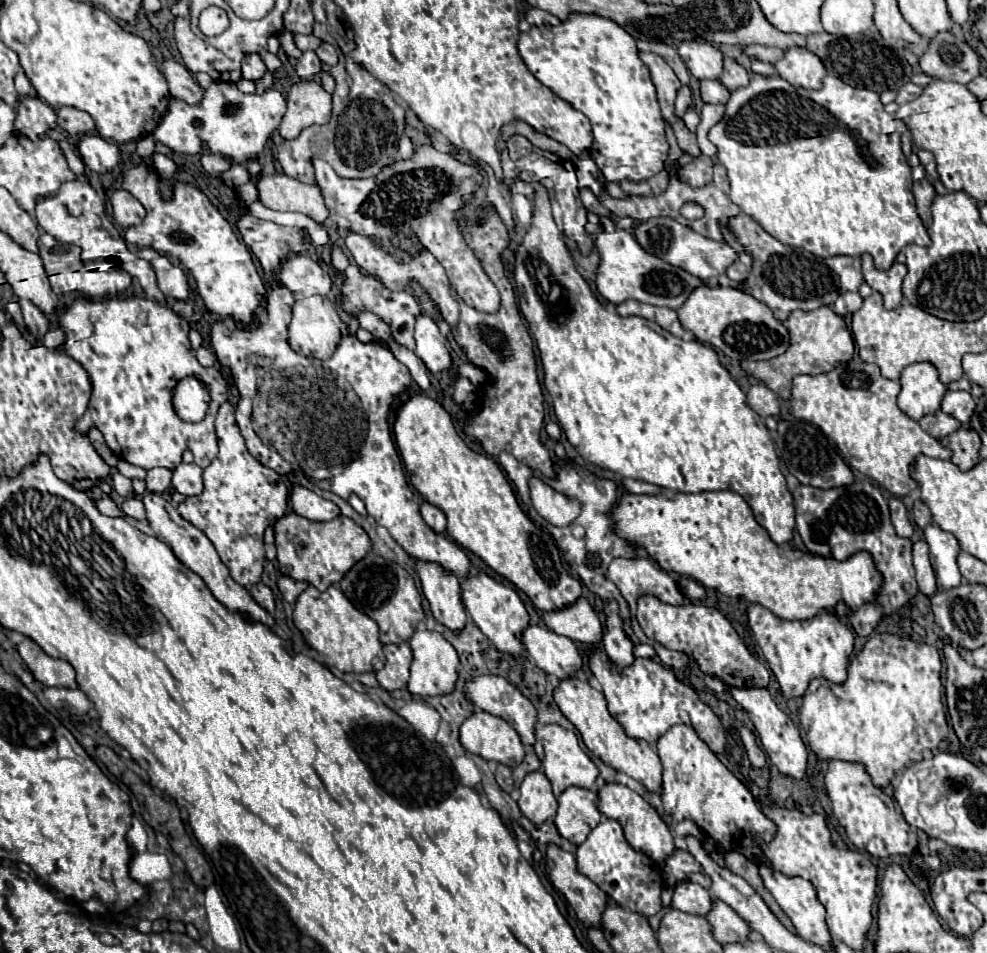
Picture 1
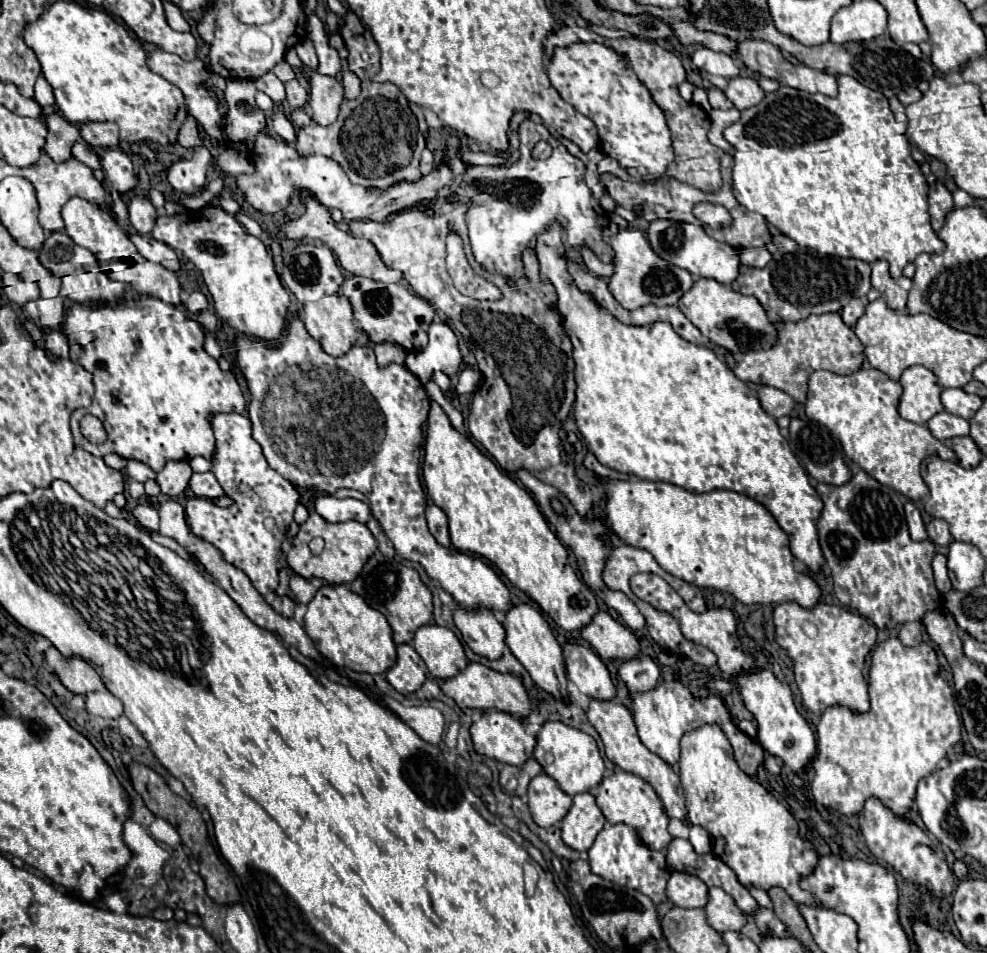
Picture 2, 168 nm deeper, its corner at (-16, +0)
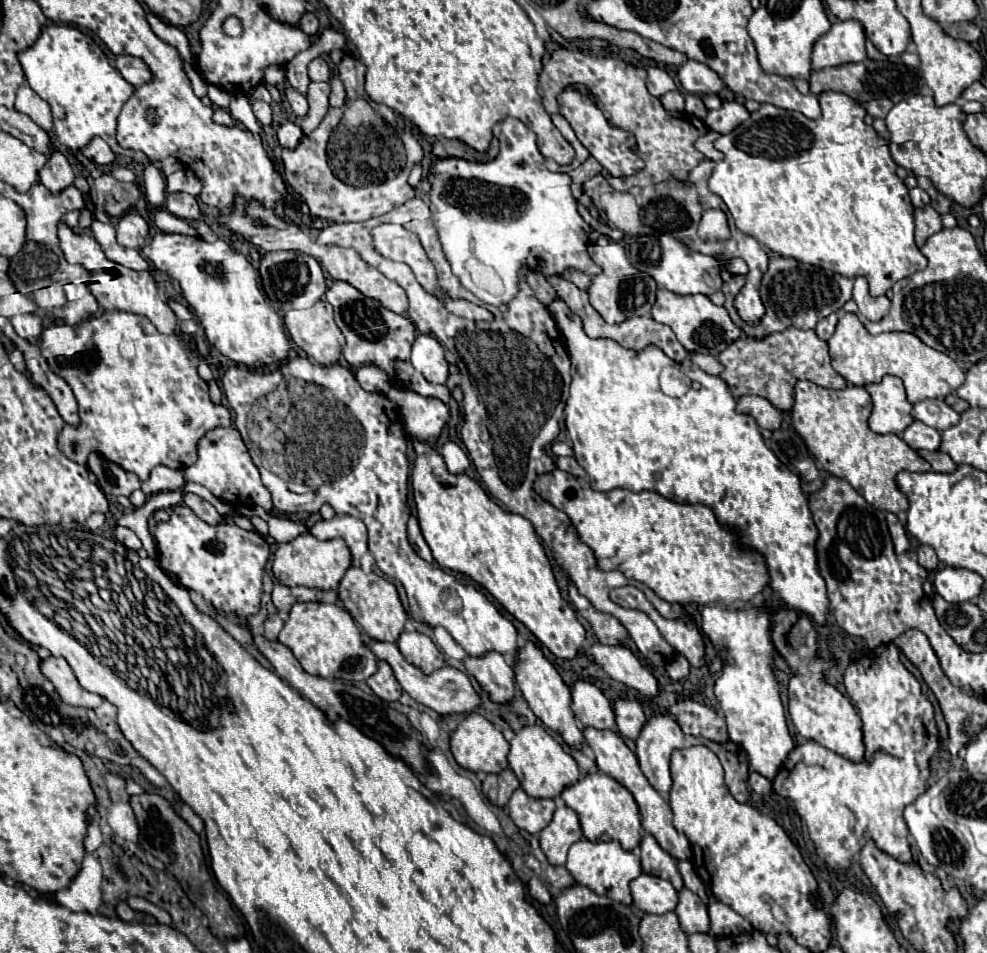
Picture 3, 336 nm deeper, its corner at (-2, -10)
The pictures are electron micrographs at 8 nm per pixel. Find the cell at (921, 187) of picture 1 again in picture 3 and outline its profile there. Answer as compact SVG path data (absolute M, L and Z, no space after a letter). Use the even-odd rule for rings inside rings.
M930 205L916 209L914 221L916 221L916 245L918 247L922 247L930 235L934 235L942 229L942 219Z

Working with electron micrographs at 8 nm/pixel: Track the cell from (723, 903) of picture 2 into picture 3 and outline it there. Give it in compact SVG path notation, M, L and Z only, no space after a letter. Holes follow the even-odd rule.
M680 889L678 891L678 905L674 909L674 913L678 915L680 927L684 933L708 933L710 929L710 919L708 919L708 909L702 903L702 899L688 891L688 889Z

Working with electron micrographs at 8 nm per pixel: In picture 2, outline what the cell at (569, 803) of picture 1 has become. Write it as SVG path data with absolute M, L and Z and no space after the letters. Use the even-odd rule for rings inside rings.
M578 793L574 797L574 803L568 811L568 815L562 819L562 839L566 845L570 845L576 851L588 851L596 839L596 835L604 829L606 819L600 811L600 807L596 807L596 797L592 793Z

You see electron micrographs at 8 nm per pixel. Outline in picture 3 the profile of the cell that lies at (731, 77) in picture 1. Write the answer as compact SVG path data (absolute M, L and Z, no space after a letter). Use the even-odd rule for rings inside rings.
M724 101L724 105L716 111L708 111L708 117L706 117L706 125L712 129L712 131L718 131L718 133L730 133L734 131L742 121L746 121L746 117L750 117L750 113L746 111L746 107L742 103L736 103L736 101Z

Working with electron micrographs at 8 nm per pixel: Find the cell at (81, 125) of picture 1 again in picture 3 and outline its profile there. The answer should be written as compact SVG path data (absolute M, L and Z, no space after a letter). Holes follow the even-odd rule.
M94 137L84 149L82 149L82 153L90 159L90 161L94 161L94 163L98 163L98 165L110 165L112 161L114 161L114 153L112 153L112 149L108 147L108 143L106 141L102 141L100 137Z

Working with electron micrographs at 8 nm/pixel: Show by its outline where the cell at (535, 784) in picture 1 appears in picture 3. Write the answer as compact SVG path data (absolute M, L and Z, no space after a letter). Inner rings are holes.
M516 789L510 797L508 809L512 821L520 829L528 833L540 833L552 821L556 805L552 799L534 799L528 797L522 789Z

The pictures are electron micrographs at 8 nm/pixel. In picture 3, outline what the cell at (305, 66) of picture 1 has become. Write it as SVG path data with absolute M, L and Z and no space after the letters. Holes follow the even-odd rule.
M316 57L308 65L308 75L312 81L330 81L330 67L322 57Z

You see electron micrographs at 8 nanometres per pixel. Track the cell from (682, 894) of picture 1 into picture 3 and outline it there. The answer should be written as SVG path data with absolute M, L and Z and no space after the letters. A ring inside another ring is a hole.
M638 875L634 881L630 881L630 891L634 905L644 913L662 915L674 911L678 903L678 891L670 885L670 881L664 881L654 875Z

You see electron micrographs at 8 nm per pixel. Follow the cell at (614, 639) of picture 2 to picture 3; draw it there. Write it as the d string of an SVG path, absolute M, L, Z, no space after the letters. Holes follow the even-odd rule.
M592 645L586 655L598 663L614 681L624 683L644 697L658 695L658 679L642 667L638 657L626 647L608 647L608 645Z

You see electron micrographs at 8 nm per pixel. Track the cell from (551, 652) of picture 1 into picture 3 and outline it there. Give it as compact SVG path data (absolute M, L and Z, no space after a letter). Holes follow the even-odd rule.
M576 681L572 687L572 711L586 727L614 729L614 709L604 693L592 683Z

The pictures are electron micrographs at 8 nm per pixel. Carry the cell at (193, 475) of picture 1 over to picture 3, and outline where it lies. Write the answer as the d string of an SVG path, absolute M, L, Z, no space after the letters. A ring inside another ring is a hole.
M186 493L186 495L184 495L184 503L186 503L202 521L206 521L208 525L218 525L218 523L222 521L222 515L214 509L214 505L210 505L208 501L200 499L200 497L194 495L194 493Z

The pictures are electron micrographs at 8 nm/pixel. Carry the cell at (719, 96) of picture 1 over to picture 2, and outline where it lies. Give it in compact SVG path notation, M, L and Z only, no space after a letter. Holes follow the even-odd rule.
M712 87L708 91L708 101L714 109L732 109L732 101L724 95L724 91L720 91L718 87Z

